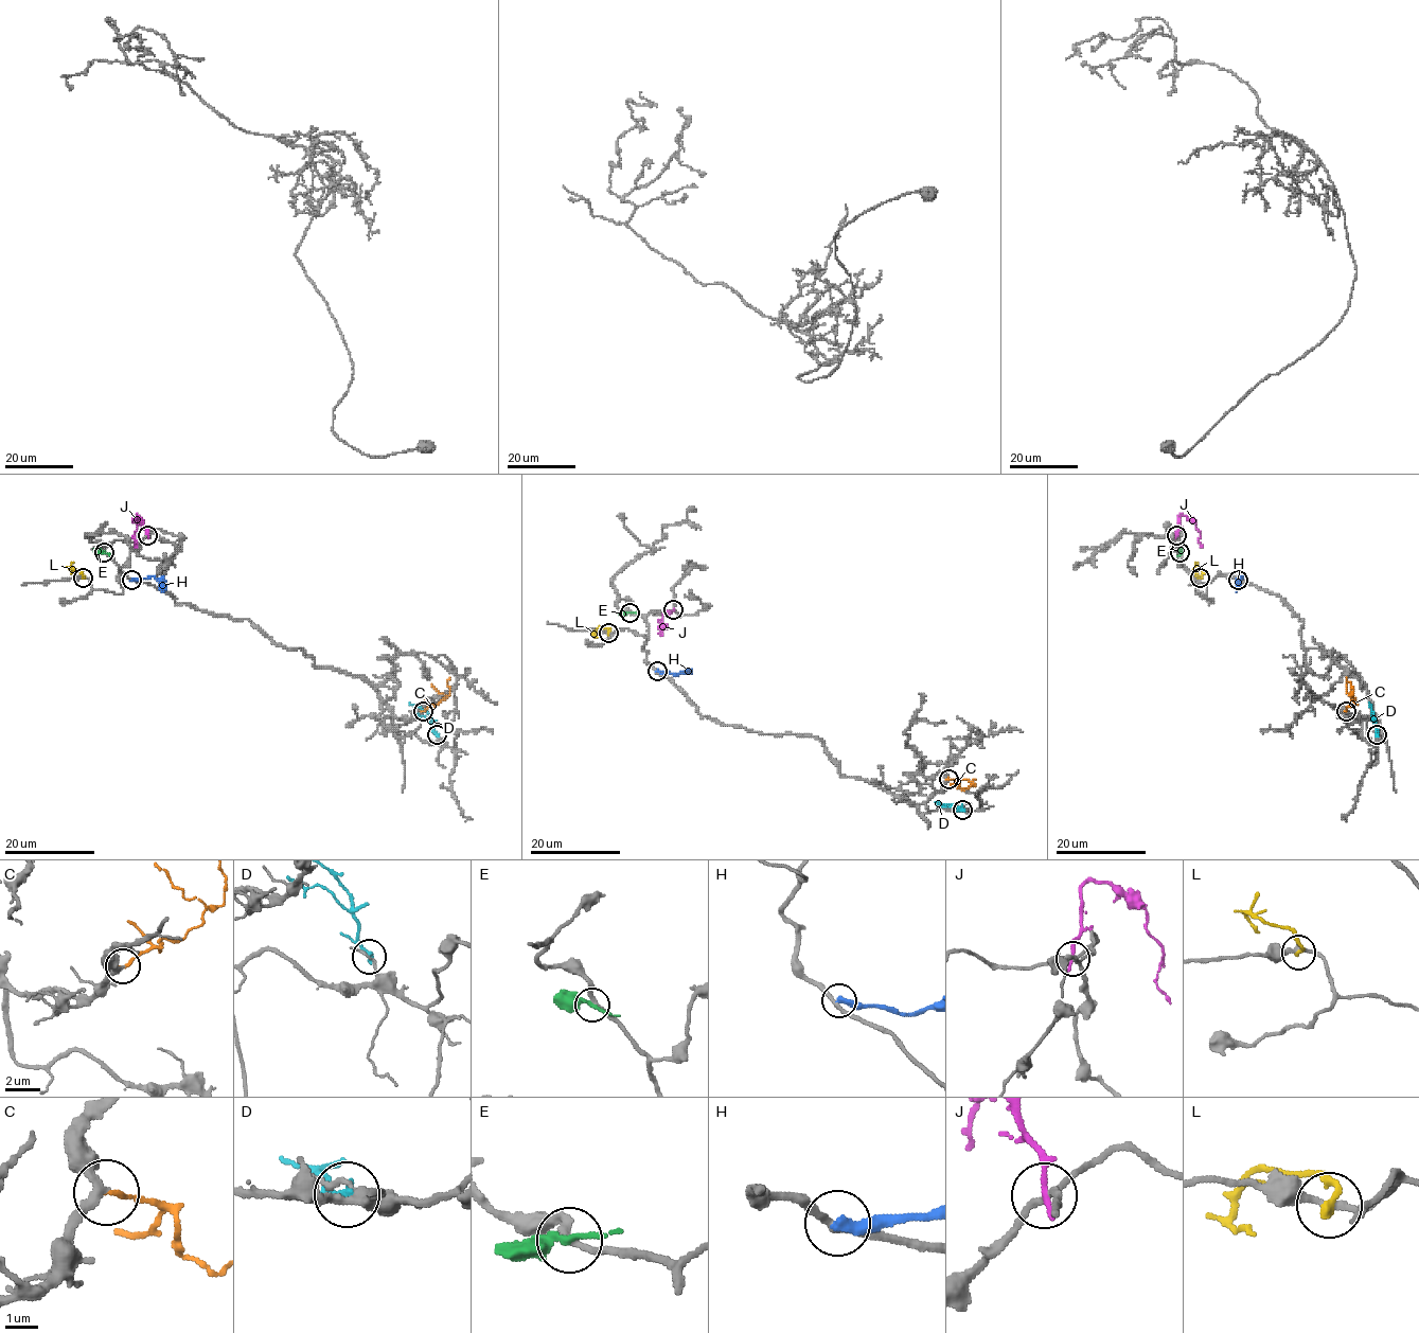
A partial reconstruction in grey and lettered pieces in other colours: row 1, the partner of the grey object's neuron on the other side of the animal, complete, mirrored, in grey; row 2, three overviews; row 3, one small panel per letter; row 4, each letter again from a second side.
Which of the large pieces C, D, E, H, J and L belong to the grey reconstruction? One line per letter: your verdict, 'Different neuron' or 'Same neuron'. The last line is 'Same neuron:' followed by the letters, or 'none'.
C: Same neuron
D: Different neuron
E: Different neuron
H: Different neuron
J: Different neuron
L: Different neuron
Same neuron: C

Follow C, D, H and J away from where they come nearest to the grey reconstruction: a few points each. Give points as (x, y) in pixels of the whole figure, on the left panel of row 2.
C: (423, 710), (446, 696), (431, 683)
D: (437, 734), (432, 718), (409, 703)
H: (131, 580), (154, 576), (163, 591)
J: (147, 535), (144, 521), (137, 515), (136, 547)

